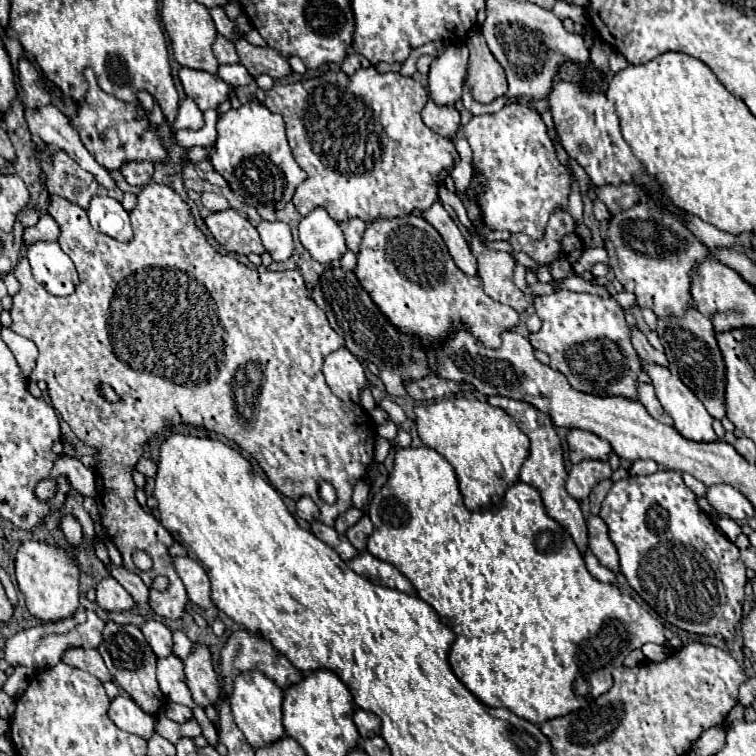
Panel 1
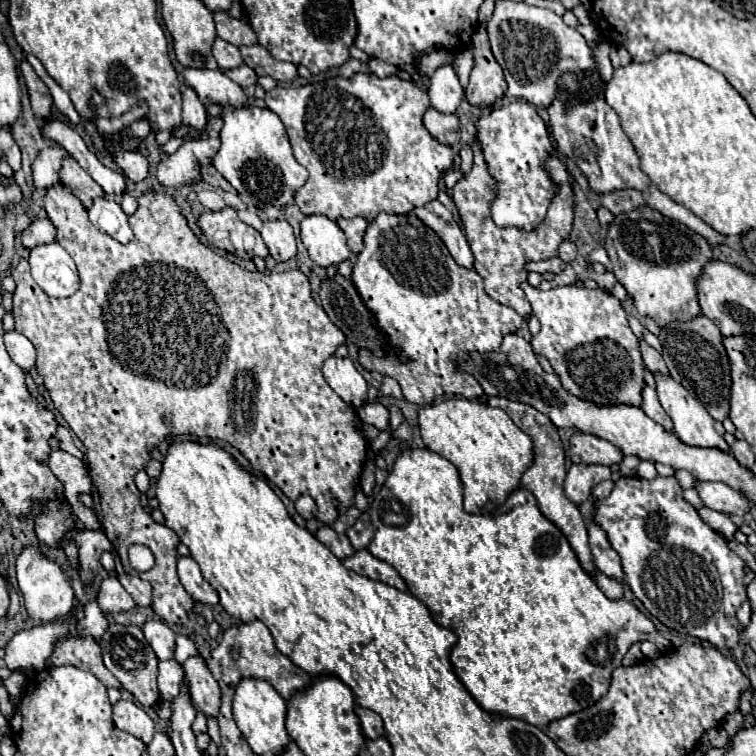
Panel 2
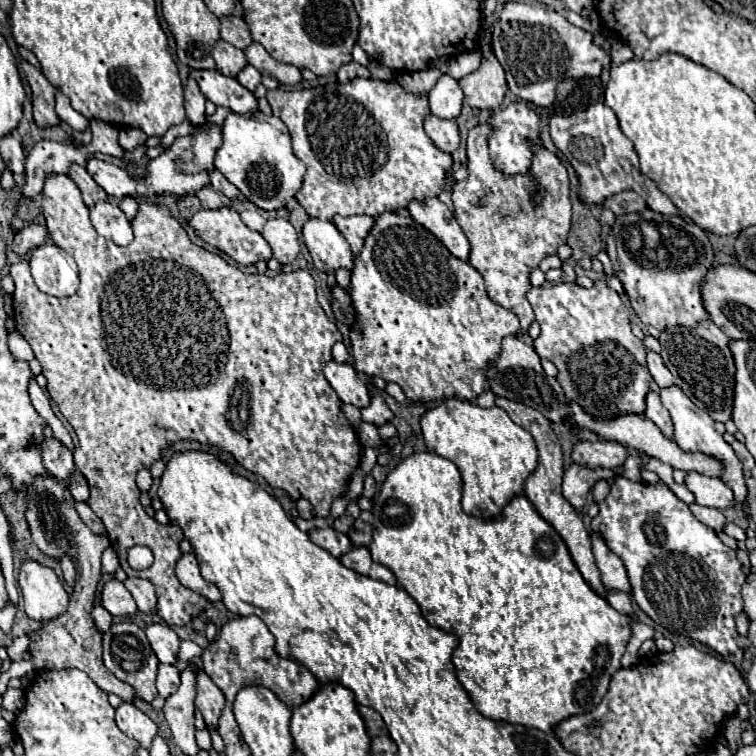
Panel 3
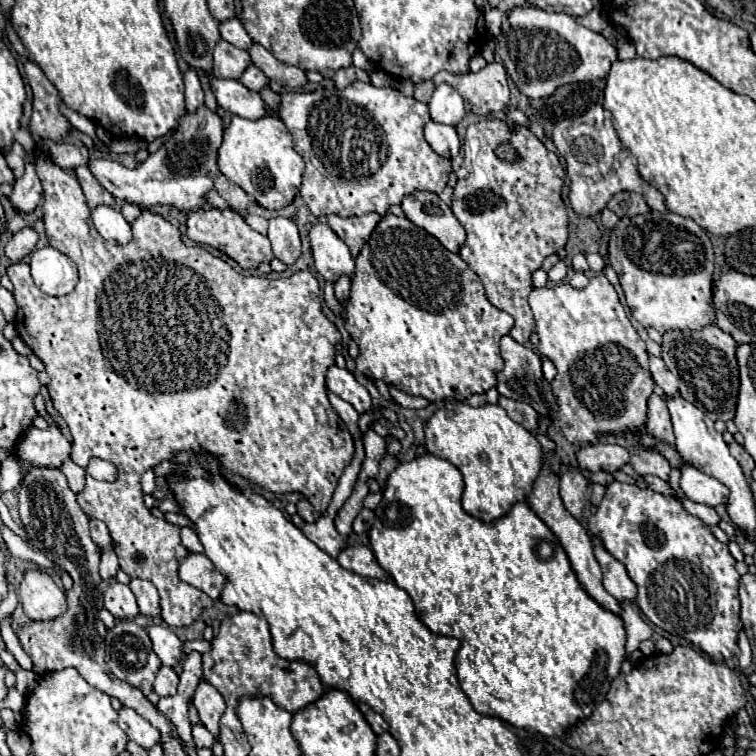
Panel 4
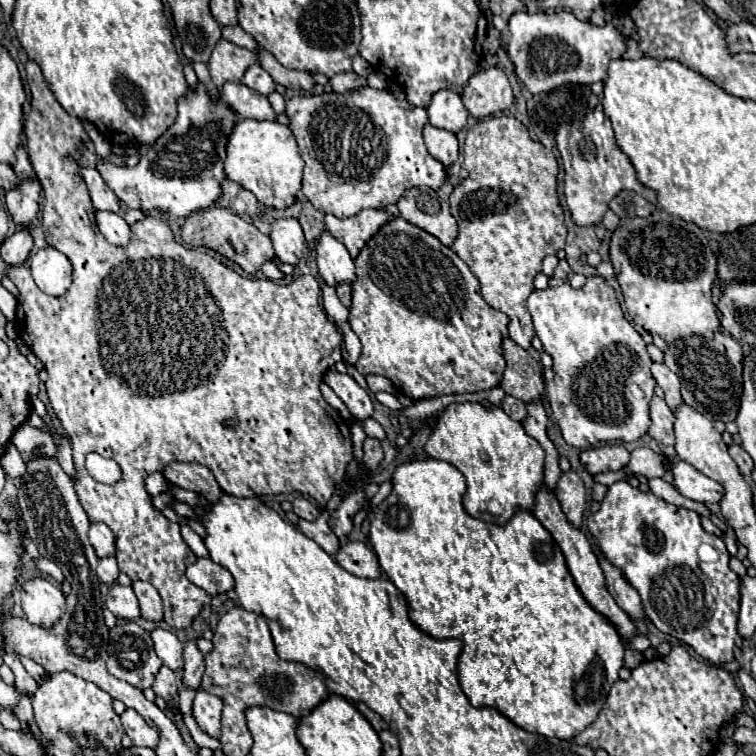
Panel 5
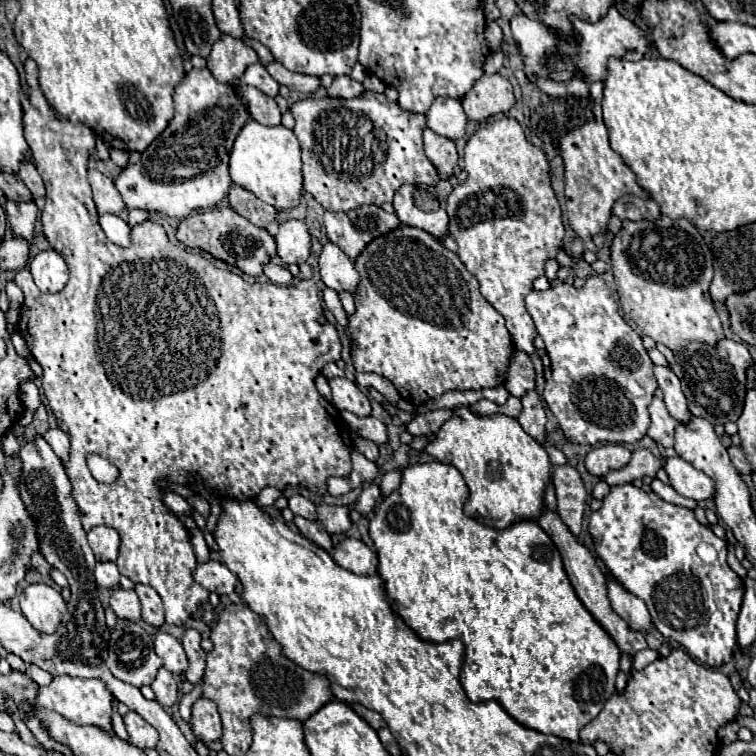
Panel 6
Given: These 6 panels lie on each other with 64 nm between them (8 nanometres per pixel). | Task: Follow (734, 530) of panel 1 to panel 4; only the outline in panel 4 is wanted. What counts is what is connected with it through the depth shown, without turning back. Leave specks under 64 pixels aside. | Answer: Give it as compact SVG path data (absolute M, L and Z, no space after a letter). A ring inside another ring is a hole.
M682 498L680 502L684 504L684 508L686 508L692 516L700 518L704 524L708 524L708 526L716 526L716 524L720 522L720 516L718 516L718 512L716 512L714 508L704 506L704 504L698 504L698 502L692 502L692 500L688 500L688 498Z

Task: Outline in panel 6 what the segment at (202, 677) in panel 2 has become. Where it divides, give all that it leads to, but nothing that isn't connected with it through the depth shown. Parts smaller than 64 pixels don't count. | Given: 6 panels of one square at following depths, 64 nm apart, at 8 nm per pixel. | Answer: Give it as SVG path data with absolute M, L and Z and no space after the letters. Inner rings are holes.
M198 698L192 704L192 732L204 744L220 740L222 736L222 720L218 714L218 706L210 698Z

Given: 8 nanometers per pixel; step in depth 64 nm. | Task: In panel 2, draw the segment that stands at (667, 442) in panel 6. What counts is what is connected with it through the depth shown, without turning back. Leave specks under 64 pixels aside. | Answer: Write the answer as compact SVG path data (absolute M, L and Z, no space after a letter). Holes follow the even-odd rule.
M644 386L642 398L644 398L644 400L642 400L642 410L644 410L654 422L662 424L666 430L672 430L672 420L670 420L670 416L664 412L664 408L660 406L658 396L656 396L656 390L650 388L650 386Z

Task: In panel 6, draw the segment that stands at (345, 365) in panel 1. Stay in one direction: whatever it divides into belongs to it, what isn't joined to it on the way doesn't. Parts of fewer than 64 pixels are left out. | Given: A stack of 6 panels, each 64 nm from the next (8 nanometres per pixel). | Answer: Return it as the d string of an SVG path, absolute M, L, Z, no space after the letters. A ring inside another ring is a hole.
M328 378L328 384L332 388L332 404L336 408L348 410L360 418L370 416L370 400L356 382L350 382L348 378Z

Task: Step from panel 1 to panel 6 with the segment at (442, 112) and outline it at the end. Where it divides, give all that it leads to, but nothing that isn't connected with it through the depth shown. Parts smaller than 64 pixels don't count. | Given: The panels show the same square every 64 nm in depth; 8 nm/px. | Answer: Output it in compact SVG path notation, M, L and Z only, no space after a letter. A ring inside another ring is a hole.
M424 128L424 150L426 156L432 160L432 164L436 166L436 170L440 172L440 178L442 180L450 178L458 162L454 140L440 136L430 128Z

